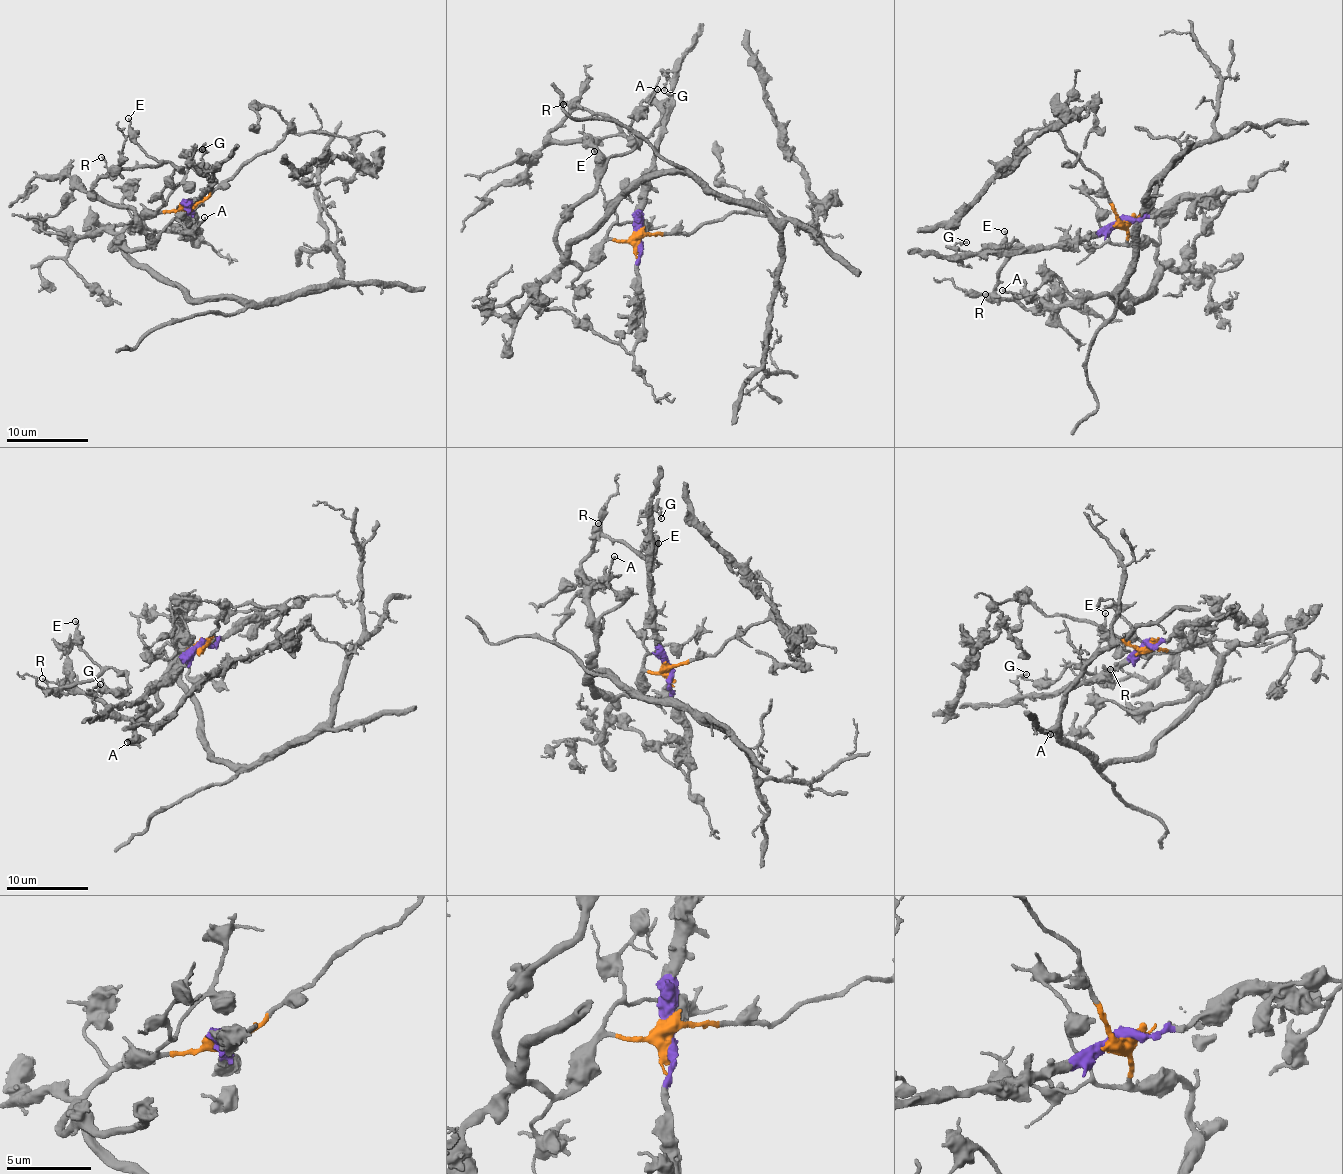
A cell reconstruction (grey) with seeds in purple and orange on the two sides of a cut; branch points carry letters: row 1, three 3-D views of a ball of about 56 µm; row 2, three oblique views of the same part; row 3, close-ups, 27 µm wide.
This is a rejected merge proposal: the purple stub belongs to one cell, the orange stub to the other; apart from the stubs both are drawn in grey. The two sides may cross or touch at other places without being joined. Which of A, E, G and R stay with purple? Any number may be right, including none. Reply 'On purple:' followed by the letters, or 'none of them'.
On purple: G

